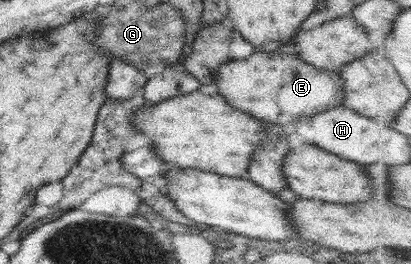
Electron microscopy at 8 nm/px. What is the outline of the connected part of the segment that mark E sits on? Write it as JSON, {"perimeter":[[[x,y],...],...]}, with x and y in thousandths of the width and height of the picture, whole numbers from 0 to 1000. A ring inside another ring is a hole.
{"perimeter":[[[618,197],[608,216],[591,227],[560,227],[533,246],[523,292],[530,356],[543,360],[562,405],[572,405],[623,451],[647,466],[689,477],[710,466],[720,451],[798,420],[810,405],[827,402],[835,386],[835,307],[825,273],[779,265],[745,239],[720,201],[691,197]]]}

